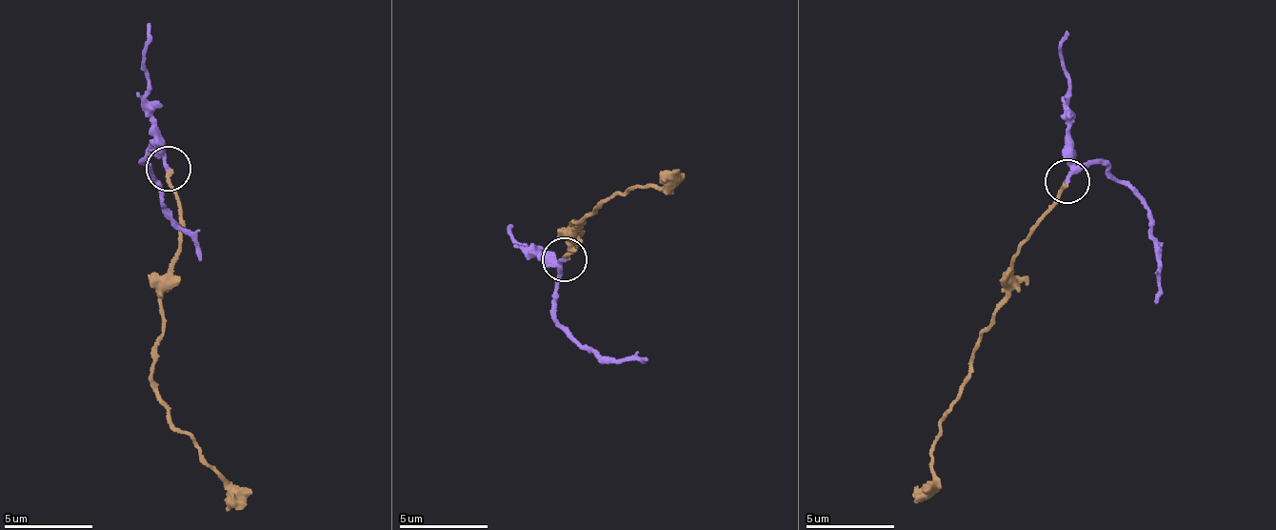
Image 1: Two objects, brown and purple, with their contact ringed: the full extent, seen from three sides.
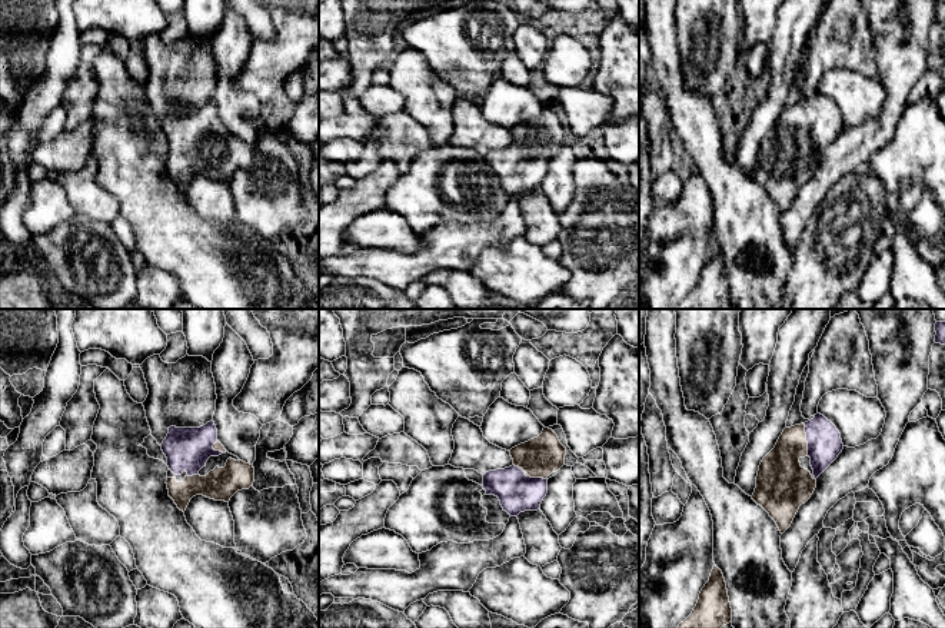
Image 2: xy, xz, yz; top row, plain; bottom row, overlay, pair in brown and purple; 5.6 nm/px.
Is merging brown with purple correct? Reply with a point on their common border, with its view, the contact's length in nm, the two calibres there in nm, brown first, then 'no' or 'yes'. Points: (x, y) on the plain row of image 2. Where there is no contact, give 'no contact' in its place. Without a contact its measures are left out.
yz (805, 119) | 190 nm | 260/190 nm | yes

